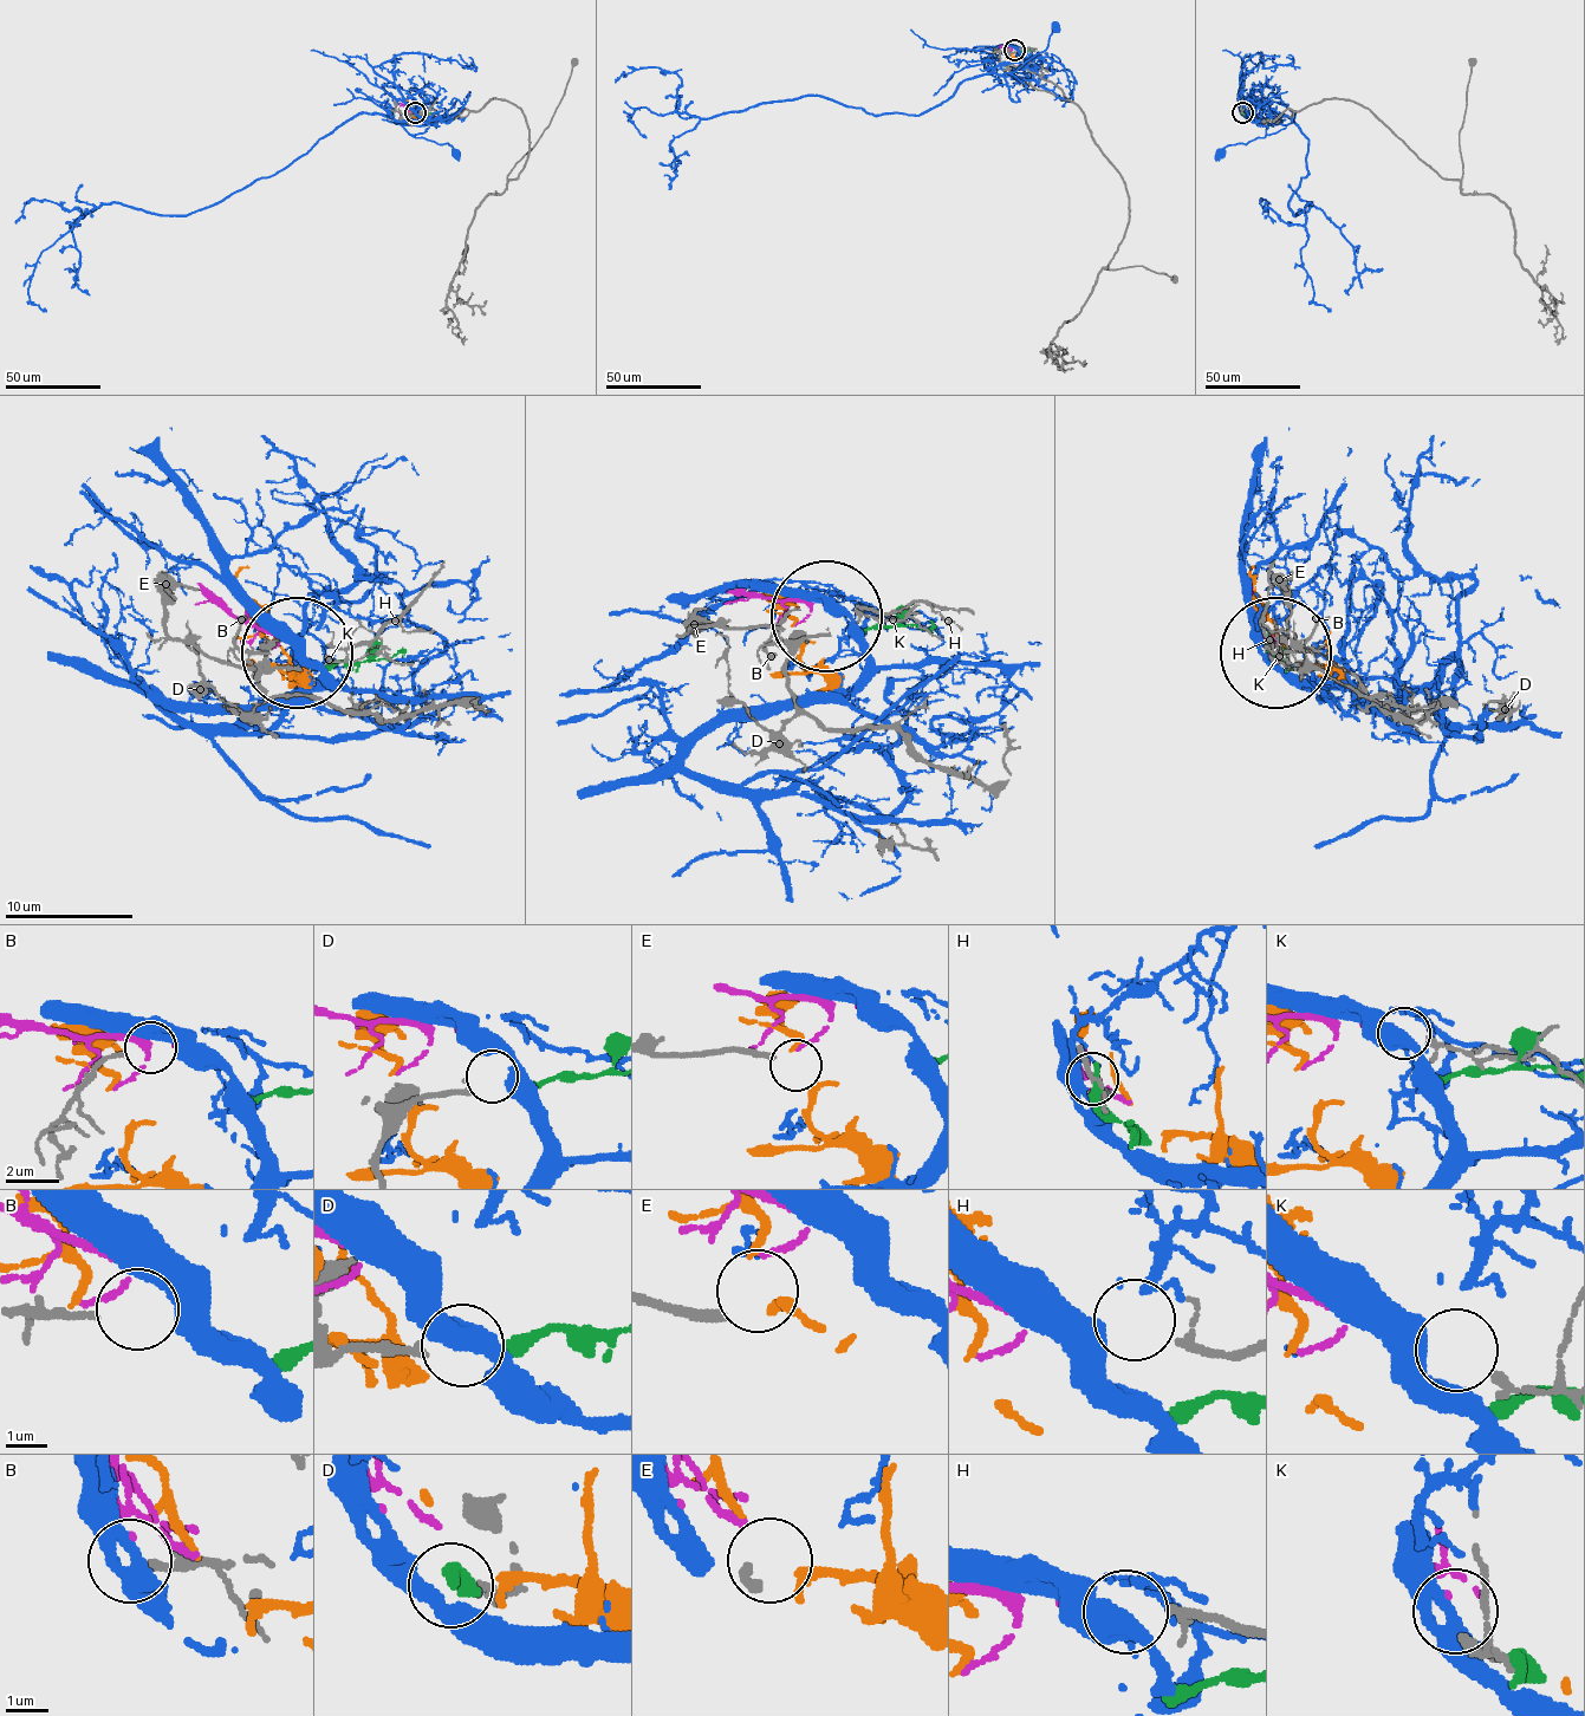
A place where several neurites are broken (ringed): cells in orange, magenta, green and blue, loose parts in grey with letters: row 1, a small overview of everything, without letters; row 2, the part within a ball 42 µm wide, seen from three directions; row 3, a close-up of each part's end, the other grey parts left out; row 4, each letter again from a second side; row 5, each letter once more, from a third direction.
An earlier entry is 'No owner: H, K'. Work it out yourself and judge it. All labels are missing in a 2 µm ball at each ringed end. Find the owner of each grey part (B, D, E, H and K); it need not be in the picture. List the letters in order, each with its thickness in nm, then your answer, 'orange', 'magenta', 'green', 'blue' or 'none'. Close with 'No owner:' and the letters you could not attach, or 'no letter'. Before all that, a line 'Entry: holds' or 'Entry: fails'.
Entry: fails
B: 140 nm | blue
D: 220 nm | green
E: 240 nm | orange
H: 160 nm | none
K: 150 nm | magenta
No owner: H

